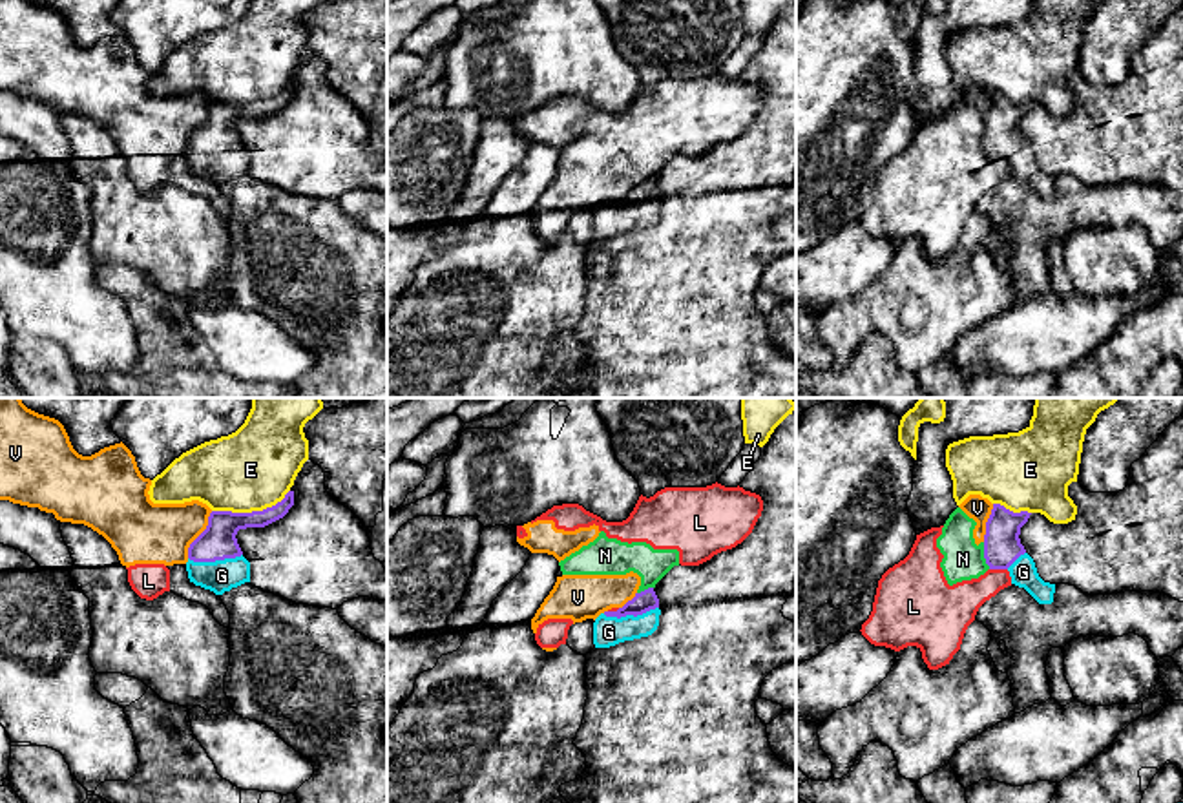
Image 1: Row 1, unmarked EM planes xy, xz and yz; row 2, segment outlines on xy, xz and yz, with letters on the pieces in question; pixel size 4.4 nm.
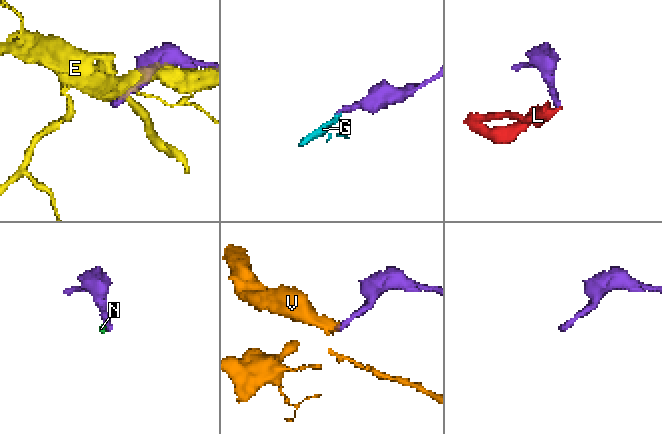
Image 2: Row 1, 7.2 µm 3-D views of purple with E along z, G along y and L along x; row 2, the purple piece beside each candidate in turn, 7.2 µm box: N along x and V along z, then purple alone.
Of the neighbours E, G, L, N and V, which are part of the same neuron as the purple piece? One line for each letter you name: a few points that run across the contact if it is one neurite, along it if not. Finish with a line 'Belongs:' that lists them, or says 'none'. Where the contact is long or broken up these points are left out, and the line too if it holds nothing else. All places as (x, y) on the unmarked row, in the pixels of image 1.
G: Line: xz (645, 192), (630, 205), (608, 223)
Belongs: G

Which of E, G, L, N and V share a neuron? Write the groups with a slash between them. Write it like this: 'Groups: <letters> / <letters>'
Groups: E / G / L N V

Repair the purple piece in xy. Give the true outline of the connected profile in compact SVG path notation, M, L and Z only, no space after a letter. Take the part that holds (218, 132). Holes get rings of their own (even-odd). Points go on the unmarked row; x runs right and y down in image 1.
M288 82L281 93L263 102L212 102L206 120L188 139L186 162L190 173L215 186L250 173L250 153L237 135L237 122L265 119L283 110L292 97L294 82Z

